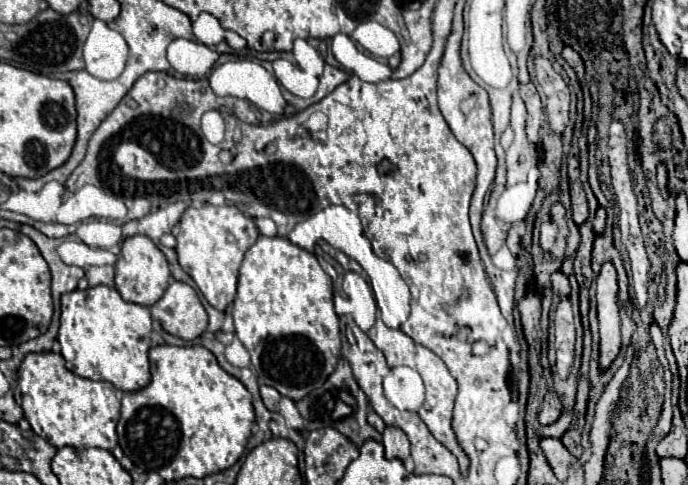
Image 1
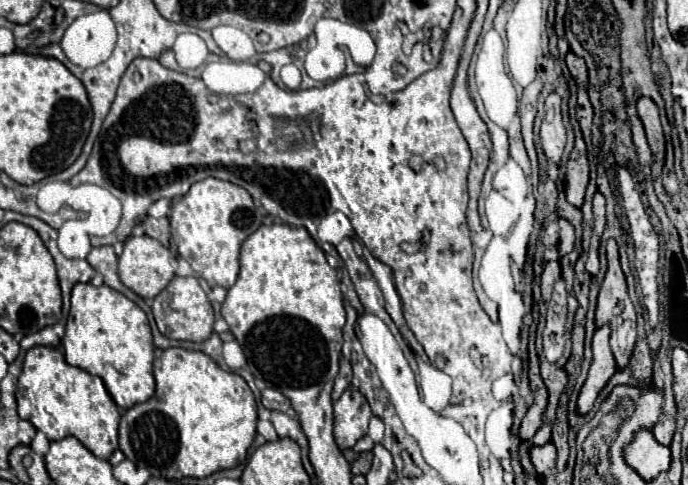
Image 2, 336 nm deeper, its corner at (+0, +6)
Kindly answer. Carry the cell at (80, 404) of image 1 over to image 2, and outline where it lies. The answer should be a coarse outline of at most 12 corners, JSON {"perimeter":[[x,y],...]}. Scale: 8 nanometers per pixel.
{"perimeter":[[31,347],[19,417],[49,441],[73,435],[99,459],[121,415],[103,379]]}

